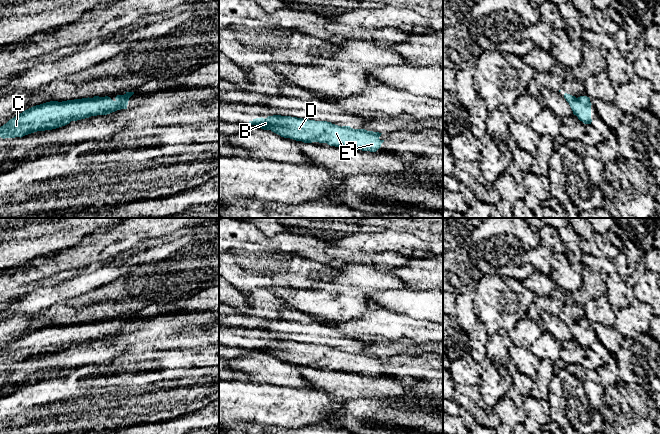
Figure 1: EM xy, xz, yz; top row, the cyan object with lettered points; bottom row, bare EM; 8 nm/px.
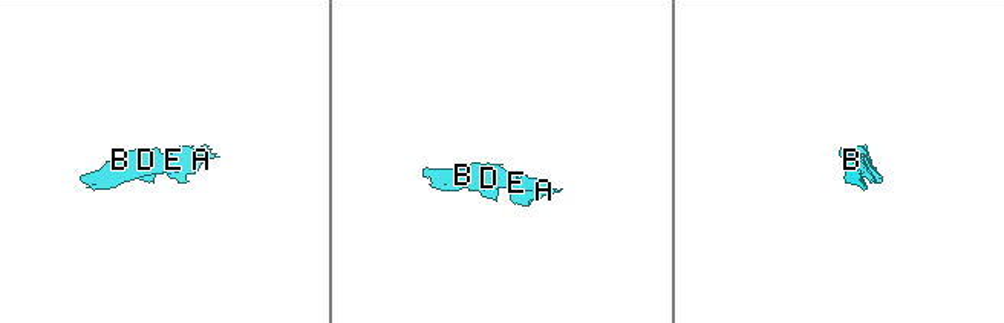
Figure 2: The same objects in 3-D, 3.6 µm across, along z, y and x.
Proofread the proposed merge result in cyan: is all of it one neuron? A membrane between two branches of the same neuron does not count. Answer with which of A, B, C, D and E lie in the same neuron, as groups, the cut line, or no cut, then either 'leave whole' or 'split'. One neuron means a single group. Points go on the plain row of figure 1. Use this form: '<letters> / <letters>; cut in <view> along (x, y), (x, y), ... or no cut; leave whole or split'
A B C D E; no cut; leave whole

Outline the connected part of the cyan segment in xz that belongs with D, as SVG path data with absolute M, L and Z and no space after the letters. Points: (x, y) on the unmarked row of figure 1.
M273 339L265 343L261 341L249 345L249 348L304 367L327 367L330 370L362 375L376 376L384 366L379 363L382 358L379 356L291 340Z

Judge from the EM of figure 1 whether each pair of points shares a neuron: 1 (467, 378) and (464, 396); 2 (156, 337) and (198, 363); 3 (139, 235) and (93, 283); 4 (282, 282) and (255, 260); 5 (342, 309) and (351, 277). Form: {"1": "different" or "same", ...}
{"1": "different", "2": "different", "3": "different", "4": "same", "5": "different"}

